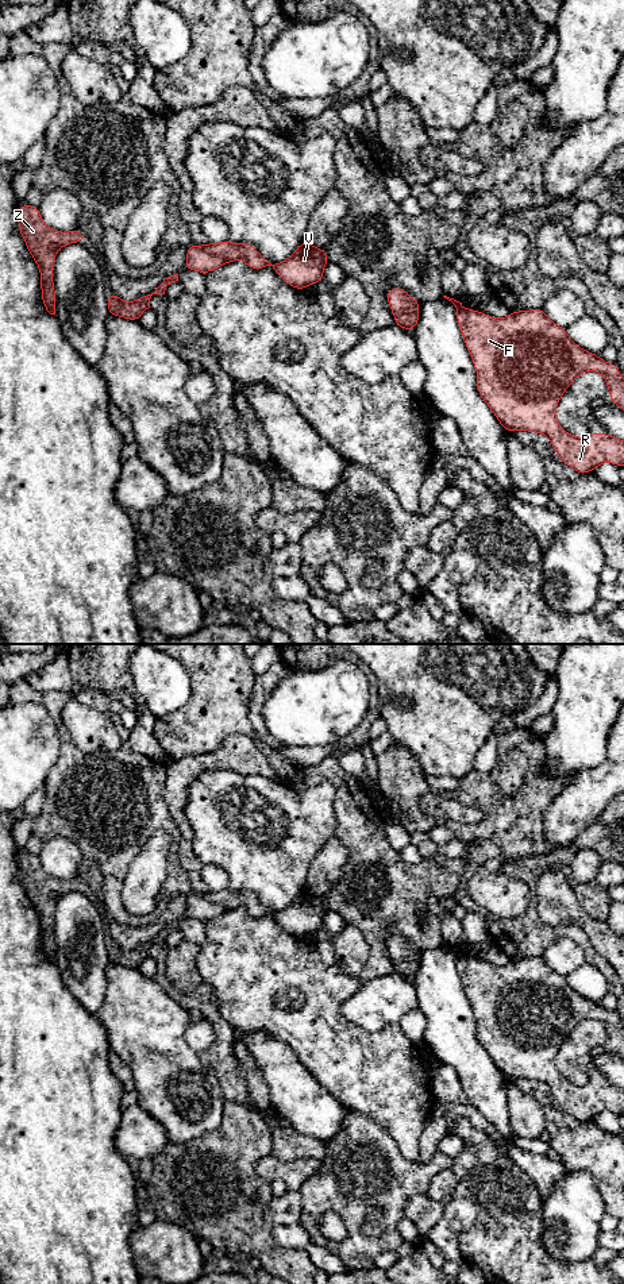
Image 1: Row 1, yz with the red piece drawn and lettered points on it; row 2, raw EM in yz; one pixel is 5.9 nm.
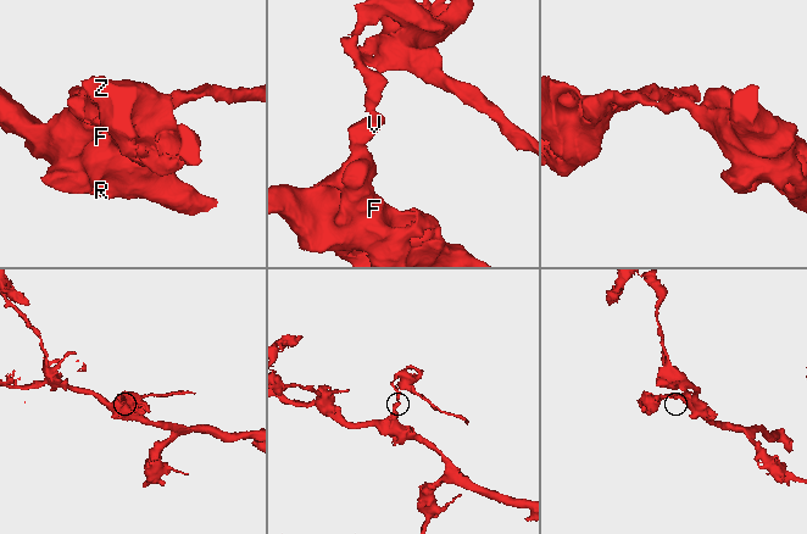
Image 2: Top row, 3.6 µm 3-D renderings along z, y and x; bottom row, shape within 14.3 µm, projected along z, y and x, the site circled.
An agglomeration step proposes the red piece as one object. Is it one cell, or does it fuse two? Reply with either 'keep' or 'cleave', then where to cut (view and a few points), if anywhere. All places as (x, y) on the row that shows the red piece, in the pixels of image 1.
cleave; cut yz (276, 265), (273, 268)

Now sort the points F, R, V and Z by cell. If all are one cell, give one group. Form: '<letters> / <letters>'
F R V / Z

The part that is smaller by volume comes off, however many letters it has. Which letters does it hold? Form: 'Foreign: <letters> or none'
Foreign: Z

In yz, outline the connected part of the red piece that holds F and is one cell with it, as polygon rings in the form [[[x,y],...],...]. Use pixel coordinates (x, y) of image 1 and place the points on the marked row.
[[[443,297],[457,308],[457,321],[477,371],[477,392],[506,432],[528,431],[546,435],[556,456],[581,474],[593,473],[605,462],[624,466],[624,442],[609,433],[577,437],[565,432],[555,417],[565,390],[579,374],[589,370],[605,378],[612,402],[624,410],[624,379],[617,363],[608,363],[597,354],[581,348],[543,308],[511,312],[504,319],[496,319],[479,311],[466,309],[454,298]]]

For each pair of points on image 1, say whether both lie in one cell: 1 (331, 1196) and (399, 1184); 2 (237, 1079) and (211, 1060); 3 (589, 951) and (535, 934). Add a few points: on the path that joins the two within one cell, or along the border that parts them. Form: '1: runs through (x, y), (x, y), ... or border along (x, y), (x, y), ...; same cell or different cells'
1: runs through (347, 1184), (382, 1184); same cell
2: runs through (230, 1074), (218, 1061); same cell
3: runs through (577, 937), (573, 933), (549, 934); same cell

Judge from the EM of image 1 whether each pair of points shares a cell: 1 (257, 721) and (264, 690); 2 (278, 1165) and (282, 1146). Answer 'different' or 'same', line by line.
1: same
2: different

